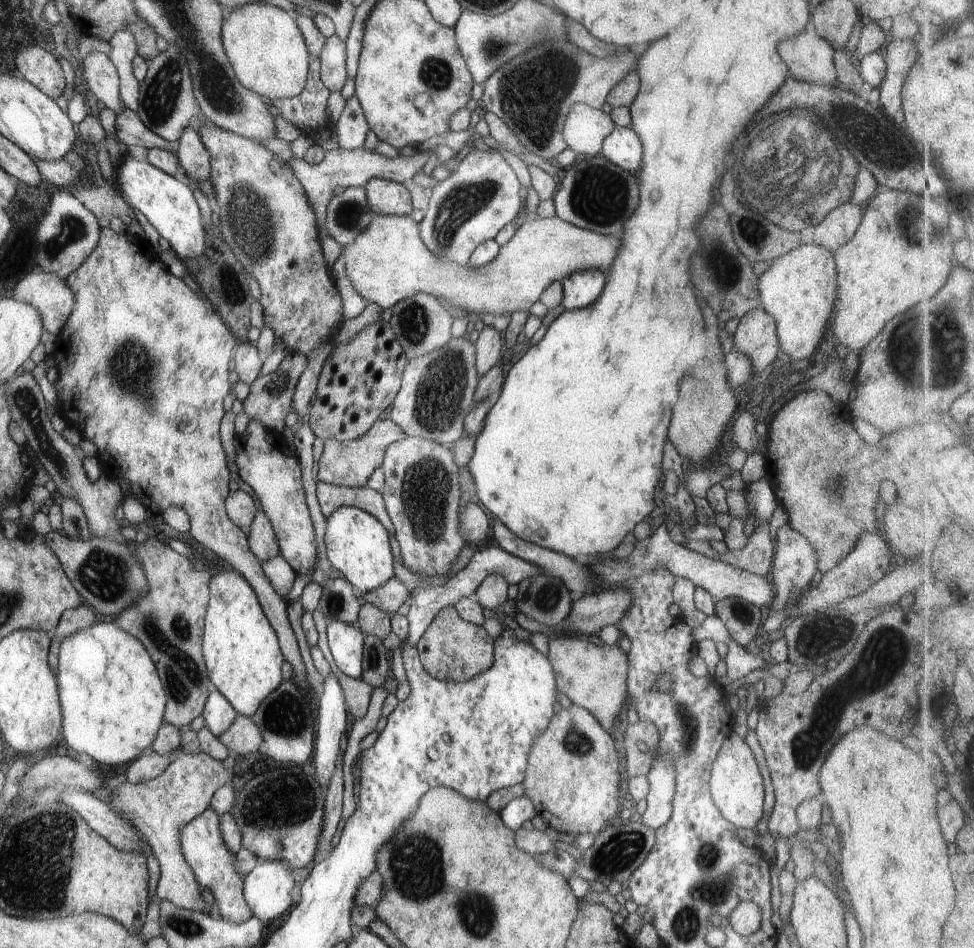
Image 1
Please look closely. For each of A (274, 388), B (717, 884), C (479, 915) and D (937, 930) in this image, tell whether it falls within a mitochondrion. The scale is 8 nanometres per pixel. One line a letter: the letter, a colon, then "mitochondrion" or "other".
A: mitochondrion
B: mitochondrion
C: mitochondrion
D: other

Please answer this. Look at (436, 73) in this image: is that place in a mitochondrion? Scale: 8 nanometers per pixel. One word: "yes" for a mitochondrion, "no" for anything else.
yes

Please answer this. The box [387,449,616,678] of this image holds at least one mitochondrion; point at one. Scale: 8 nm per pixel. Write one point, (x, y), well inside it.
(426, 488)

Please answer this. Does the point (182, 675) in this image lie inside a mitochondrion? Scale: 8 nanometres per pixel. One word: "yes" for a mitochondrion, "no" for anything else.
yes

